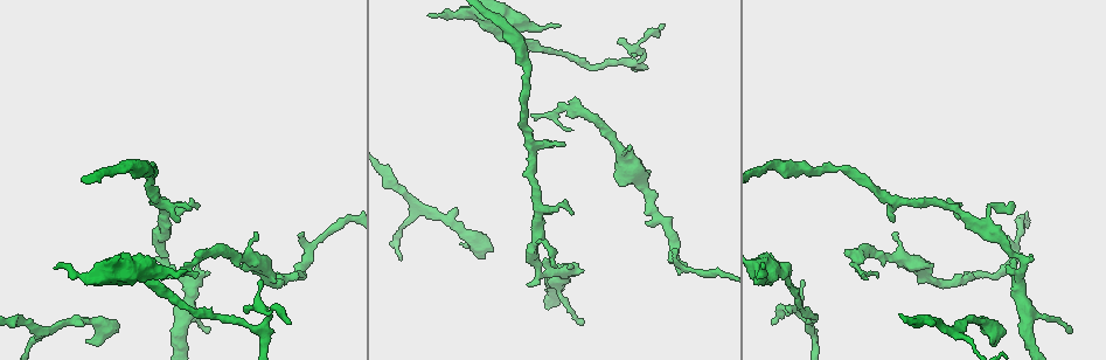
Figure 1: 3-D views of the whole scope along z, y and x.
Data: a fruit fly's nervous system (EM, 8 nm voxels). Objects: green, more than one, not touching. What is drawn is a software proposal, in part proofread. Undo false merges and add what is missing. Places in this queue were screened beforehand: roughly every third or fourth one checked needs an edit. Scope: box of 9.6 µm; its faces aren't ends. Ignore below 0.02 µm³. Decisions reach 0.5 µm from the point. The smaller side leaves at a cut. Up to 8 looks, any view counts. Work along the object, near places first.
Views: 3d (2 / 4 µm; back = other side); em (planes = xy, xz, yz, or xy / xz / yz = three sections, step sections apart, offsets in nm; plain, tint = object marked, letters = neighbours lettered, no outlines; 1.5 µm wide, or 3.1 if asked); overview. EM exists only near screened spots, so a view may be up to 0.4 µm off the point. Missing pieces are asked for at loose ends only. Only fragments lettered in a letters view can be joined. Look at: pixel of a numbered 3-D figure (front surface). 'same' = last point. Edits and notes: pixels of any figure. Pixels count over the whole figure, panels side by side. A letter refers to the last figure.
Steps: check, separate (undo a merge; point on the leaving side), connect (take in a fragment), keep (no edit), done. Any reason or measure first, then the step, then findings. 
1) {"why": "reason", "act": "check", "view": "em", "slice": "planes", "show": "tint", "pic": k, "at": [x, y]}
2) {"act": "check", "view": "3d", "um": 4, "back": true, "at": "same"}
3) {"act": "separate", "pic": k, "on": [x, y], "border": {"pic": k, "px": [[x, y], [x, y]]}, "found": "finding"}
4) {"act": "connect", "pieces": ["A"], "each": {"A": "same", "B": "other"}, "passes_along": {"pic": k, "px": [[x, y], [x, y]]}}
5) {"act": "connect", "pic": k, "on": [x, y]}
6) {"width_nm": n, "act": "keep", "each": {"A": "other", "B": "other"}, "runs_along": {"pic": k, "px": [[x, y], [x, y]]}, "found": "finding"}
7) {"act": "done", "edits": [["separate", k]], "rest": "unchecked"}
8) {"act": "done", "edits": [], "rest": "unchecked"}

{"act": "check", "view": "3d", "um": 2, "pic": 1, "at": [152, 259]}

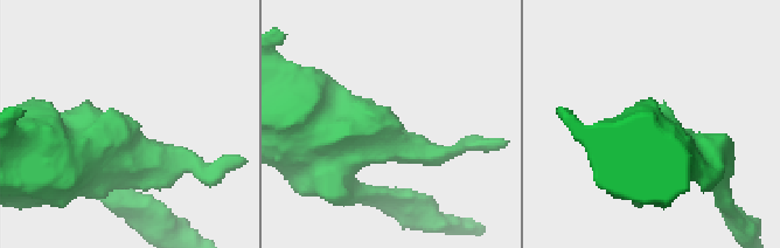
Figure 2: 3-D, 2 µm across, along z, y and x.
{"act": "check", "view": "em", "slice": "planes", "show": "plain", "pic": 2, "at": [134, 126]}

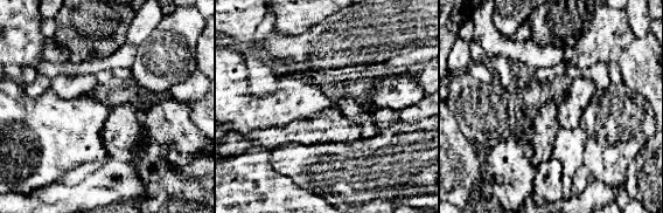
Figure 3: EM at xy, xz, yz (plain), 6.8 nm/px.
{"why": "see the neighbours", "act": "check", "view": "em", "slice": "planes", "show": "letters", "at": "same"}

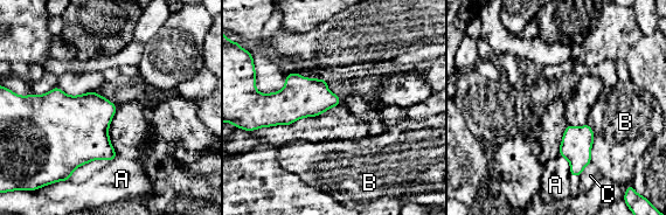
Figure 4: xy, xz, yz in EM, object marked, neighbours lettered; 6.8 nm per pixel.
{"width_nm": 260, "act": "keep", "each": {"A": "other", "B": "other", "C": "other"}, "border": {"pic": 4, "px": [[589, 123], [594, 134], [591, 163]]}, "found": "none of them fits"}

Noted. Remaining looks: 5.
{"why": "free end", "act": "check", "view": "em", "slice": "xz", "step": 8, "show": "tint", "pic": 1, "at": [761, 267]}

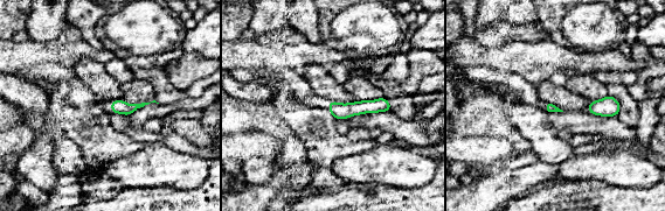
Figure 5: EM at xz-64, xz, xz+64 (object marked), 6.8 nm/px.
{"act": "check", "view": "em", "slice": "planes", "show": "letters", "at": "same"}

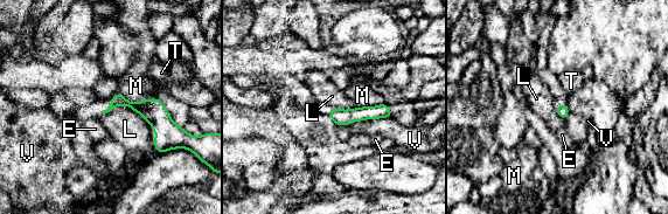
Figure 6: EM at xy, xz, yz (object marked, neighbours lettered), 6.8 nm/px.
{"act": "keep", "each": {"E": "other", "L": "other", "M": "other", "T": "other", "V": "other"}, "runs_along": {"pic": 6, "px": [[115, 99], [147, 108], [175, 135]]}, "found": "no lettered fragment goes on from it"}

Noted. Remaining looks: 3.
{"why": "an open end", "act": "check", "view": "3d", "um": 2, "pic": 1, "at": [671, 250]}

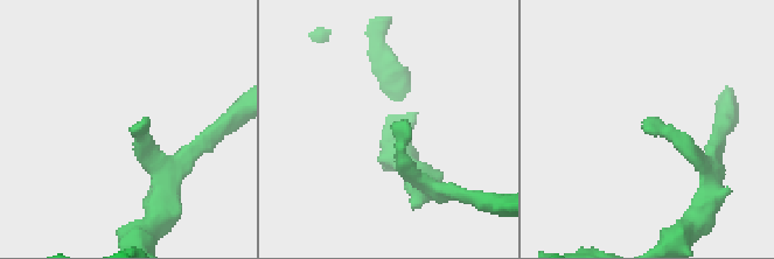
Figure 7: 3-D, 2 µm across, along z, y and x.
{"why": "now the EM", "act": "check", "view": "em", "slice": "xz", "step": 8, "show": "plain", "pic": 7, "at": [396, 126]}

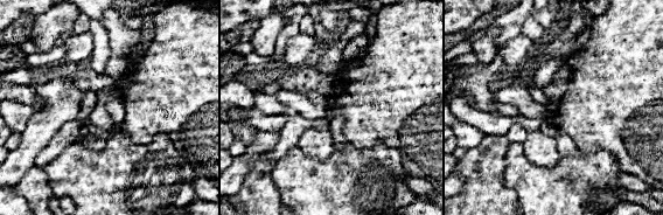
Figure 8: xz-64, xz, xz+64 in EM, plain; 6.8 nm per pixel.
{"act": "check", "view": "em", "slice": "xz", "step": 8, "show": "letters", "at": "same"}

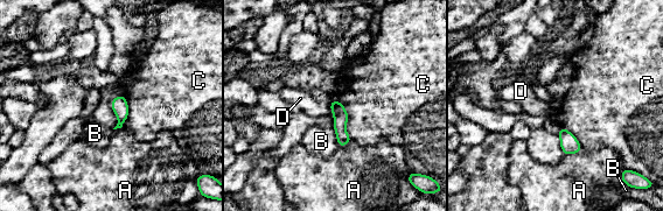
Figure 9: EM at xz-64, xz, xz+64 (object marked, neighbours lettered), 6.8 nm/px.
{"longest_contact_nm": ["C", 320], "act": "keep", "each": {"A": "other", "B": "other", "C": "other", "D": "other"}, "runs_along": {"pic": 9, "px": [[334, 103], [340, 113], [343, 142]]}, "found": "no lettered fragment goes on from it"}

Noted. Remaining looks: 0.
{"act": "done", "edits": [], "rest": "unchecked"}

